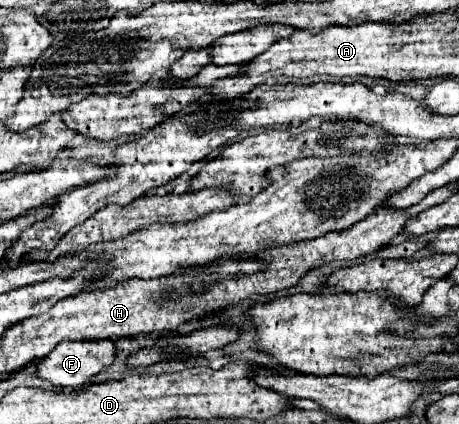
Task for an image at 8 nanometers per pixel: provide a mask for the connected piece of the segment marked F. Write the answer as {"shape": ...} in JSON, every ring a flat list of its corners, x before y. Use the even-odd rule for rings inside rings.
{"shape":[[109,340,61,342,61,344,57,344,57,348,49,356,45,356,41,360,35,360,35,368,37,368,37,376,41,380,47,380,47,382,51,382,53,386,59,386,59,388,77,390,89,378,93,378,97,372,101,372,103,368,111,366,113,360,115,360,115,346]]}

